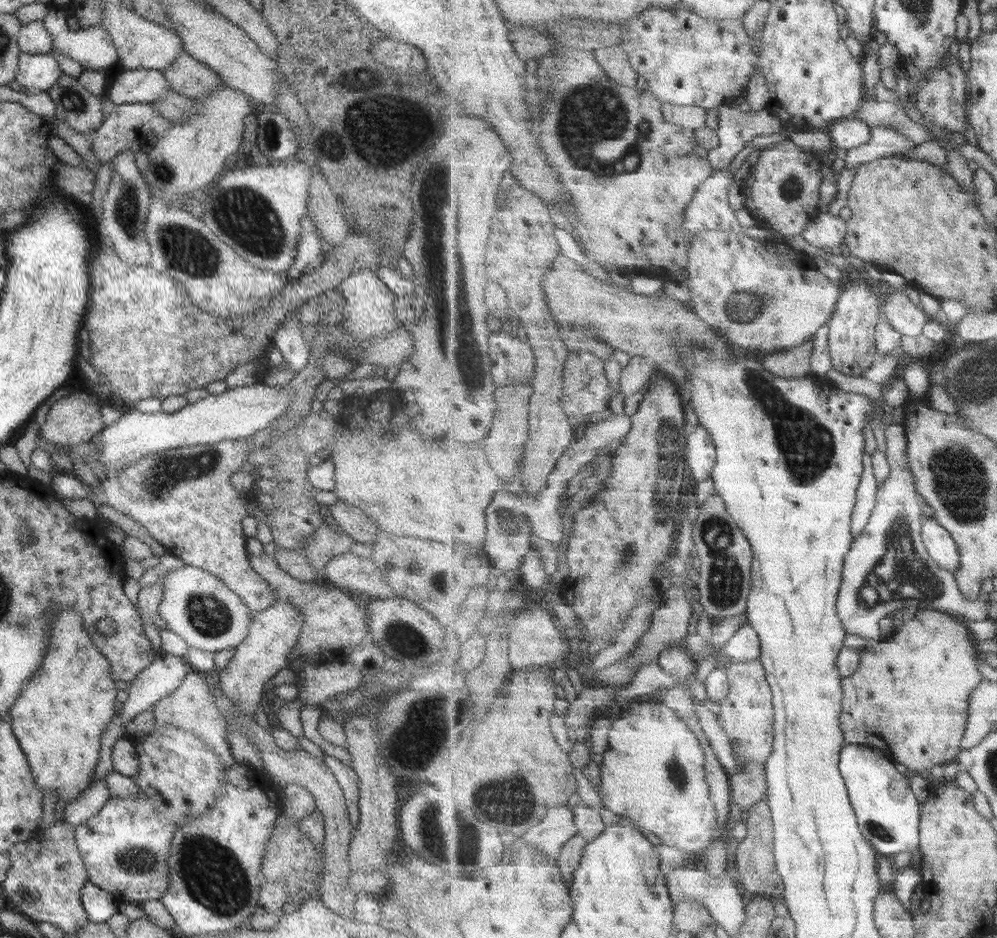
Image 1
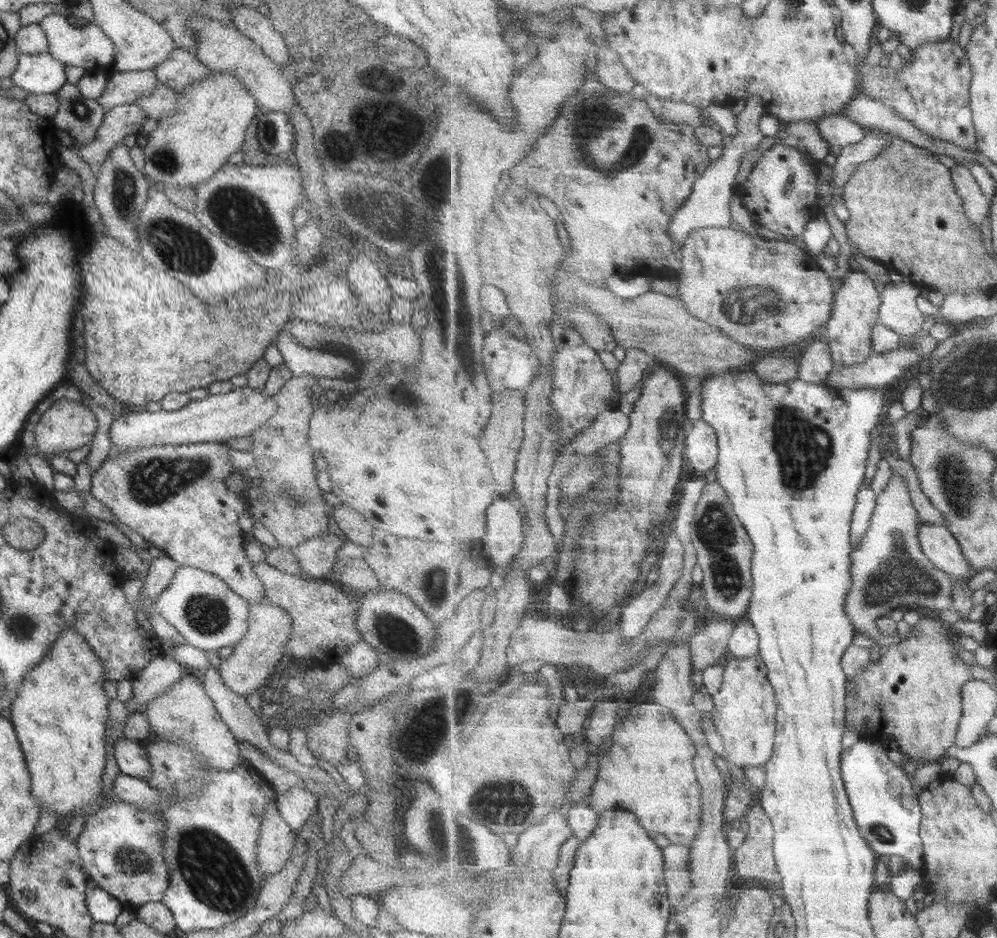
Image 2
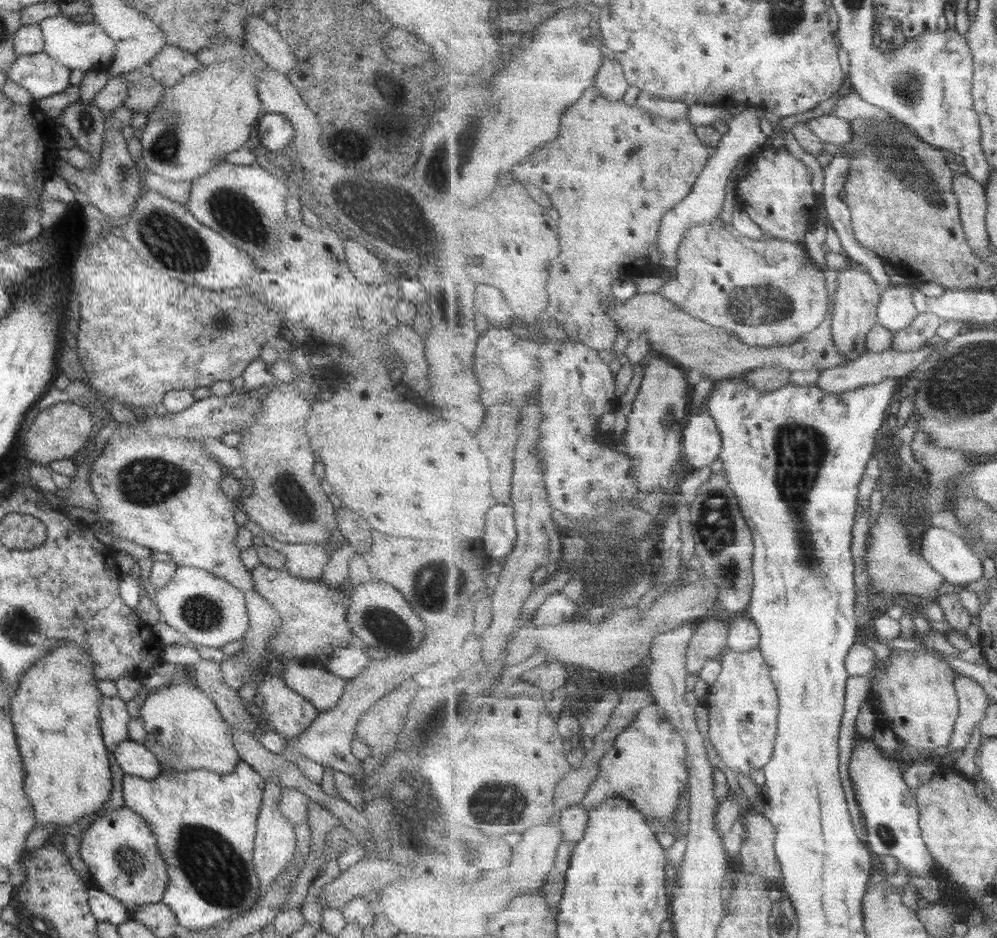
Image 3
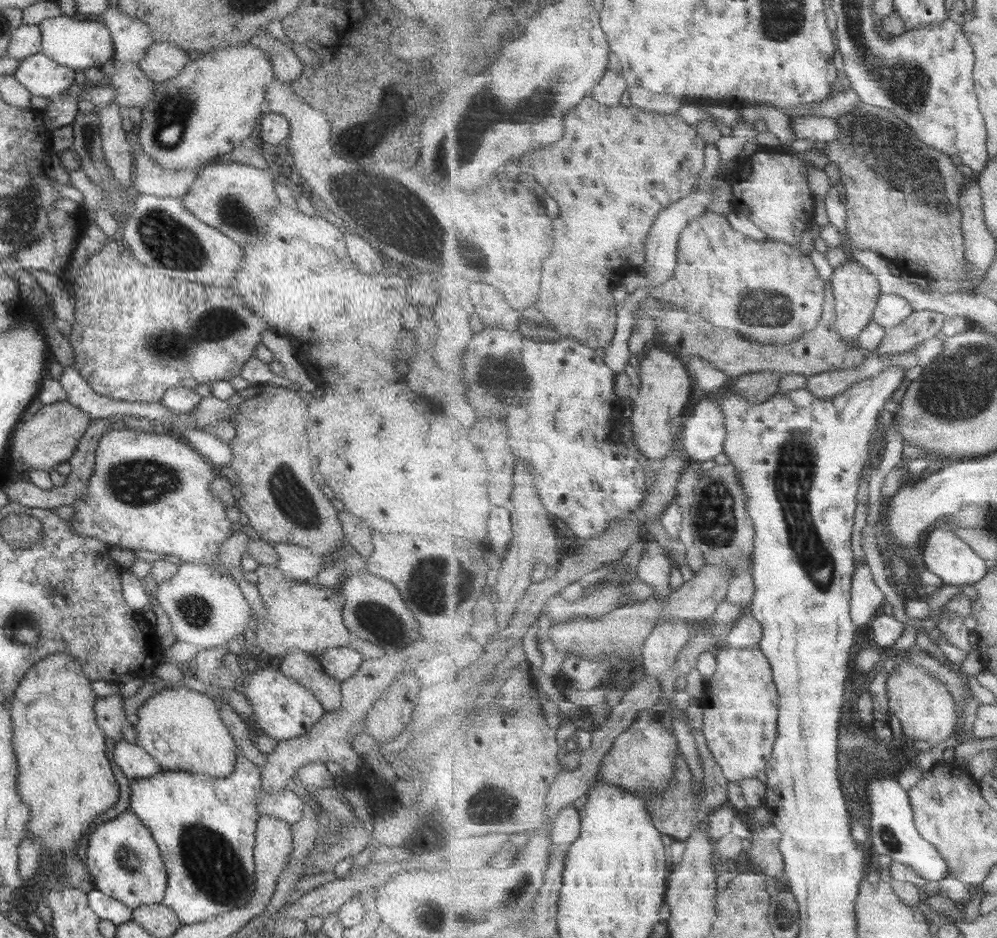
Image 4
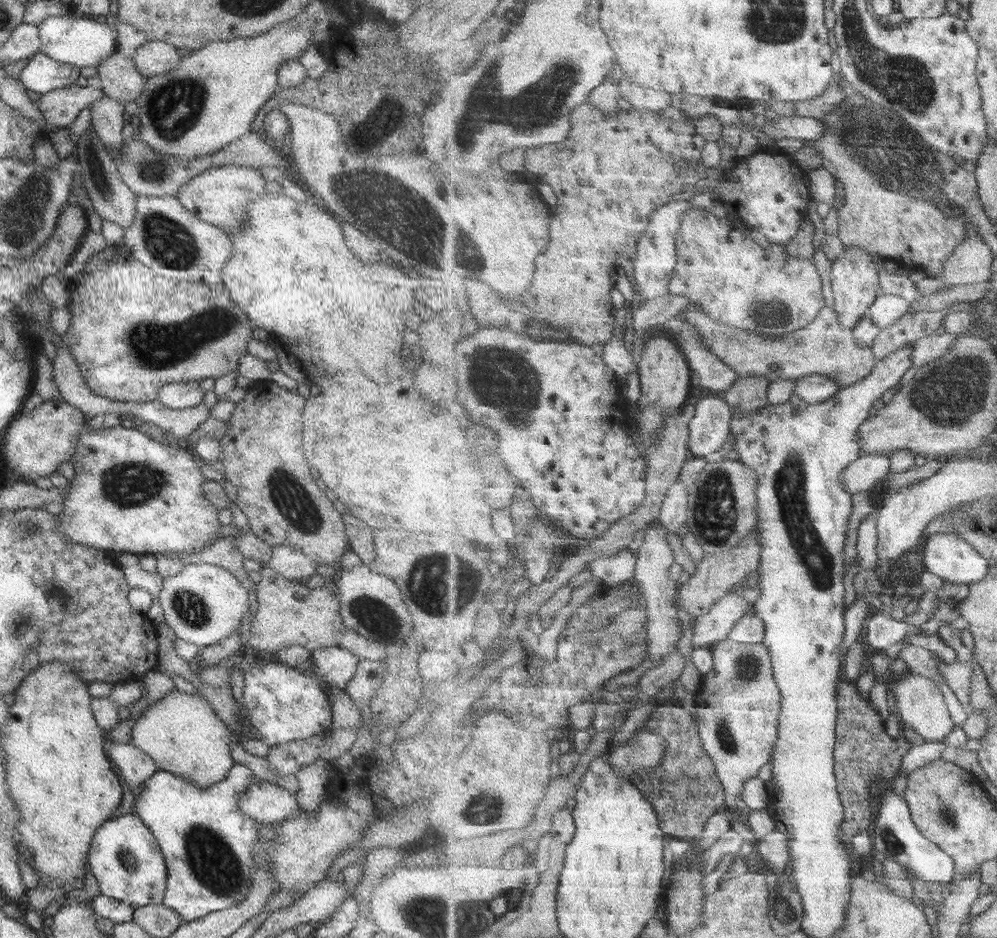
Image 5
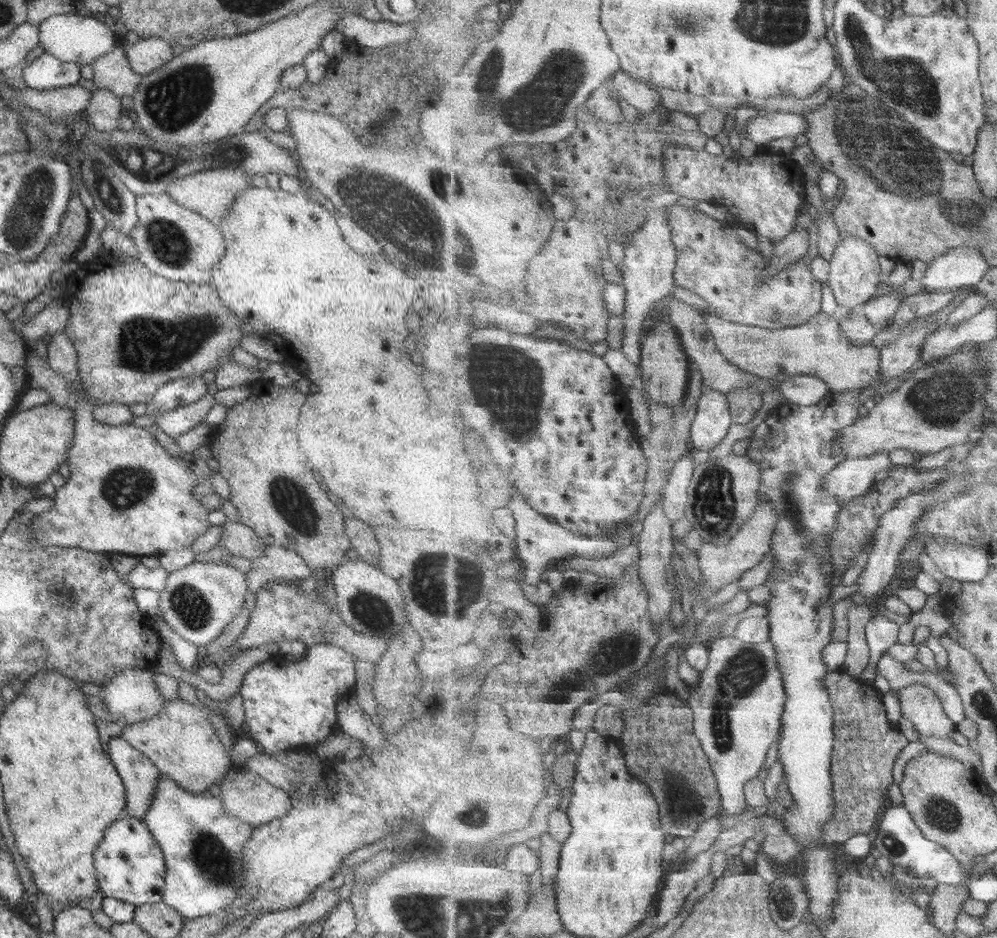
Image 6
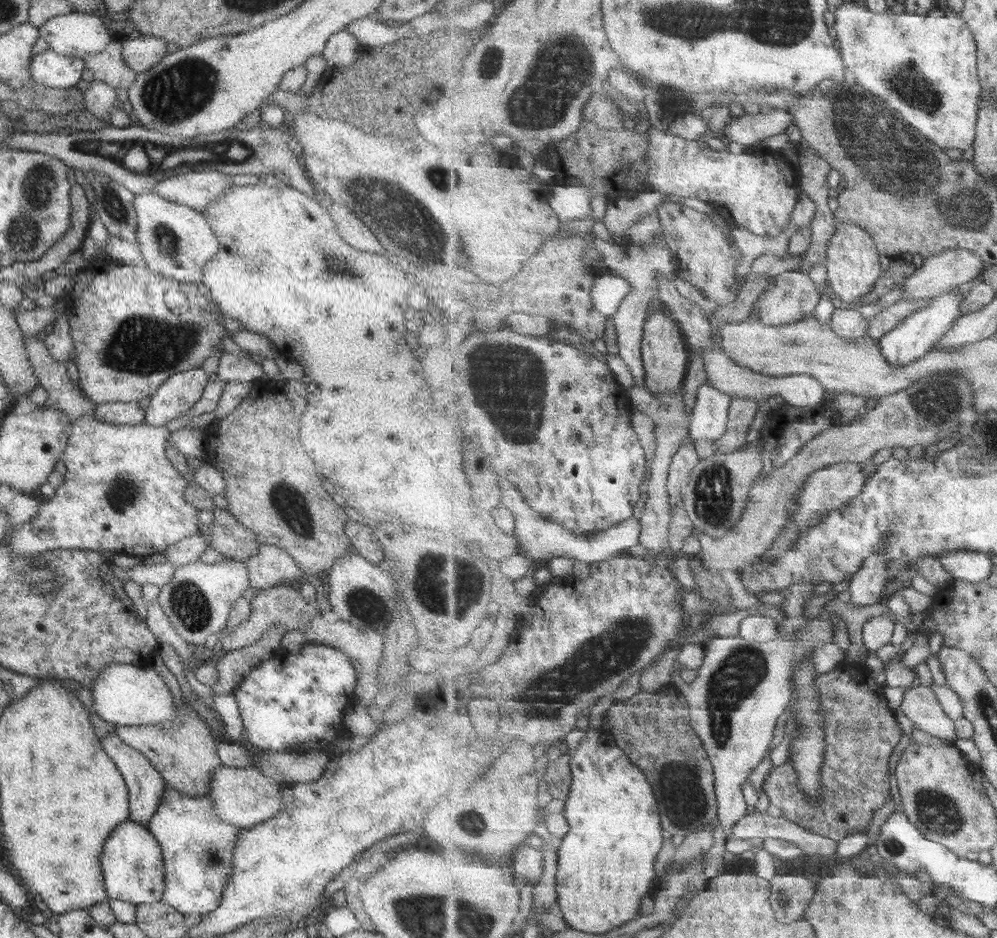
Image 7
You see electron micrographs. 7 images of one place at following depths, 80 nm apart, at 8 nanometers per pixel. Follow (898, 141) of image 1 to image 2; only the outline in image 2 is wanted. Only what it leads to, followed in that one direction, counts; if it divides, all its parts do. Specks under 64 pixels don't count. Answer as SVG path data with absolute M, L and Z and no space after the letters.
M869 131L861 142L843 147L834 164L834 179L831 181L831 187L843 189L859 164L873 160L890 144L892 140L885 135Z

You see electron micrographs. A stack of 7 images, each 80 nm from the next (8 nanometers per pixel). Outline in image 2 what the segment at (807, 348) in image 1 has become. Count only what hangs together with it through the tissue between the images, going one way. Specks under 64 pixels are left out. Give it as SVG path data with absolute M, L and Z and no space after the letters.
M765 357L754 365L756 373L762 381L785 384L799 376L800 360L795 357Z

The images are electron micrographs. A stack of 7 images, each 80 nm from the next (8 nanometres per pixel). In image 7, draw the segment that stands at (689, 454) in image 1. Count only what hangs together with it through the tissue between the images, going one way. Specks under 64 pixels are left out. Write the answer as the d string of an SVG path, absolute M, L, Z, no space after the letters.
M708 382L699 388L691 422L691 437L694 440L715 442L725 436L732 397Z

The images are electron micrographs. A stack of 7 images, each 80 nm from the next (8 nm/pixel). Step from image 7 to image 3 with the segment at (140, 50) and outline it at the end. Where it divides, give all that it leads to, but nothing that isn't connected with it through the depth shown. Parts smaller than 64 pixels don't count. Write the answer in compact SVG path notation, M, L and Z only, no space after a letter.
M166 43L161 52L148 64L145 72L153 81L169 88L201 67L202 64L195 59L194 52Z

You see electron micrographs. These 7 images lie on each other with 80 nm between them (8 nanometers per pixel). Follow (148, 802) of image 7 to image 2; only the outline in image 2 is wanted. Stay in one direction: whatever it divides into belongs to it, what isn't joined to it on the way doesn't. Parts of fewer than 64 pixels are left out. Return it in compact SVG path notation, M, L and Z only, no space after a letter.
M119 738L113 744L113 754L109 763L117 766L120 774L143 779L149 775L149 763L145 751L135 741Z

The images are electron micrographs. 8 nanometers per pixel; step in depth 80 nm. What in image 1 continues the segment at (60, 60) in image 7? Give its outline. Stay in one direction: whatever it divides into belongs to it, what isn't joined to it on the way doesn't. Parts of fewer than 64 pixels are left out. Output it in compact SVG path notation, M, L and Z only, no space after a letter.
M18 54L15 82L21 88L46 91L62 73L50 54Z

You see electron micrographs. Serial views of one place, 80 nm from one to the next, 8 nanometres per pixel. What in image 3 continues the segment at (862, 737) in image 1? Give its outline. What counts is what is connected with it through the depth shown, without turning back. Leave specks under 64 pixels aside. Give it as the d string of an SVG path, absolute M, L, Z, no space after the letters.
M891 648L887 664L879 664L875 669L877 672L872 678L871 696L867 701L874 707L877 728L890 729L904 744L913 746L918 751L923 750L923 754L932 756L945 751L950 745L956 722L960 717L960 698L954 683L955 670L947 662L937 658L935 651L907 651L896 648Z

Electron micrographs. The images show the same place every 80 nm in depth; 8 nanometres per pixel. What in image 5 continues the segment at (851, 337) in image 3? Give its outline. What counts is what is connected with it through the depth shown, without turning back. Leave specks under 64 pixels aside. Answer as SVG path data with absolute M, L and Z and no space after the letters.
M856 246L846 248L844 253L831 264L831 268L830 278L836 301L835 311L838 313L842 326L851 331L860 324L859 321L865 317L865 313L869 314L869 309L873 307L873 303L882 292L880 270L874 261L873 253Z

